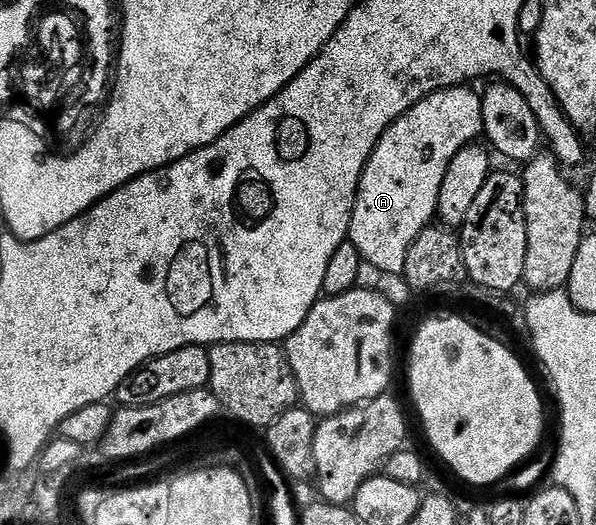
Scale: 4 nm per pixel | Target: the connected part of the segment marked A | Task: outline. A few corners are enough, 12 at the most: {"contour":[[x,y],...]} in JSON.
{"contour":[[471,86],[398,117],[360,178],[348,239],[403,276],[442,177],[484,134]]}

